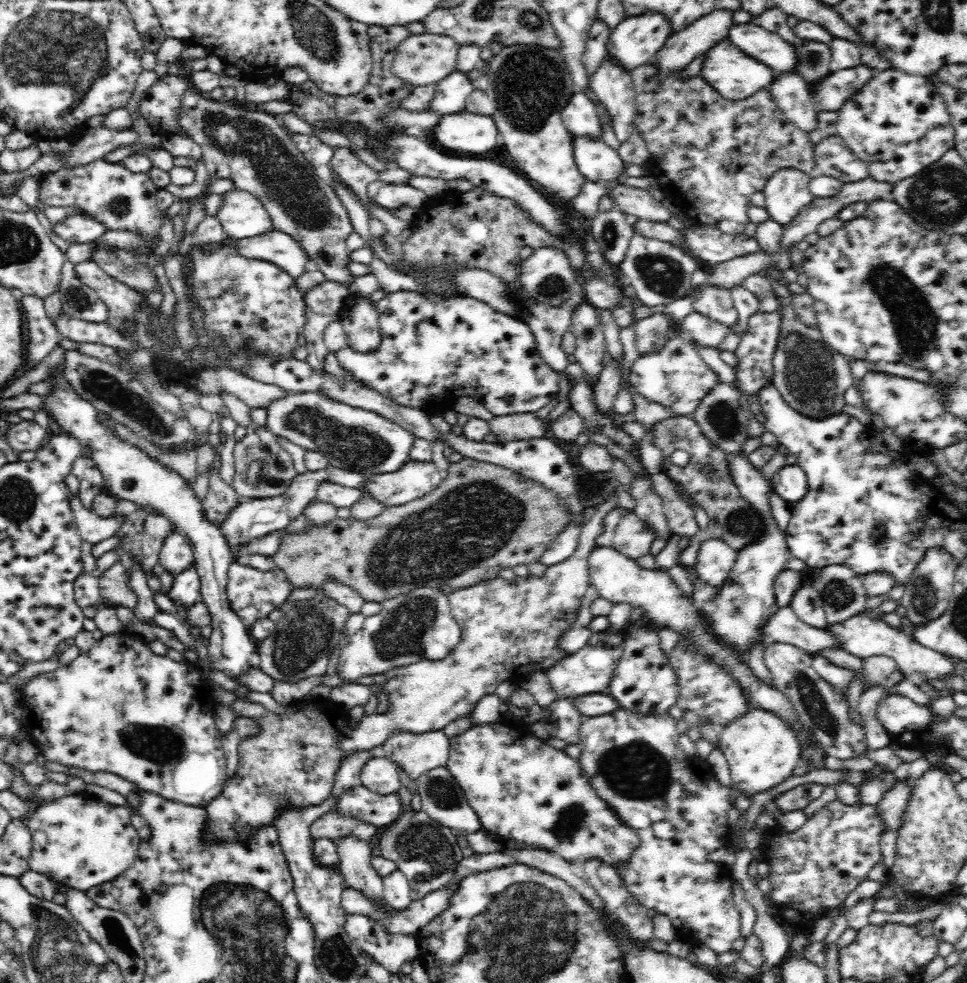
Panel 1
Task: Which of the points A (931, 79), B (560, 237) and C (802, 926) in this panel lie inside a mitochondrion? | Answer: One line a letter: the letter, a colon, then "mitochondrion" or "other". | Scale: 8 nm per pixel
A: other
B: other
C: other

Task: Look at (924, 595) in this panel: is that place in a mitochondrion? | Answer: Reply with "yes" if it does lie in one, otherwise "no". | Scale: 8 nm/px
yes

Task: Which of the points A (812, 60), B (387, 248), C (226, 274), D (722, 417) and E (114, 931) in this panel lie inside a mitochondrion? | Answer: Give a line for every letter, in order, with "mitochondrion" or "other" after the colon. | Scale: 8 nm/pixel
A: mitochondrion
B: mitochondrion
C: mitochondrion
D: mitochondrion
E: mitochondrion

